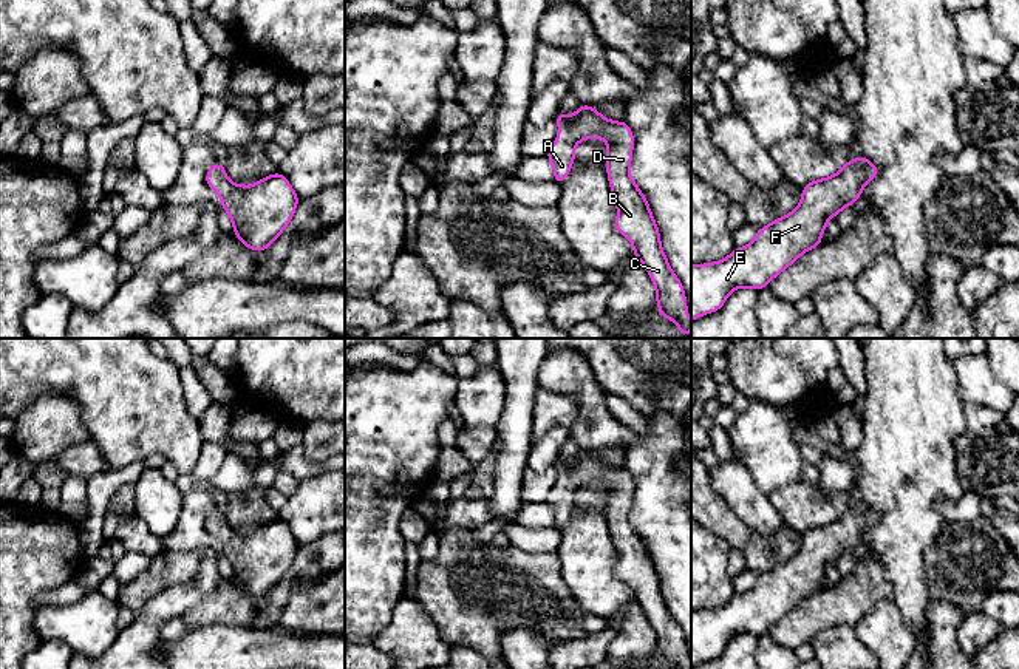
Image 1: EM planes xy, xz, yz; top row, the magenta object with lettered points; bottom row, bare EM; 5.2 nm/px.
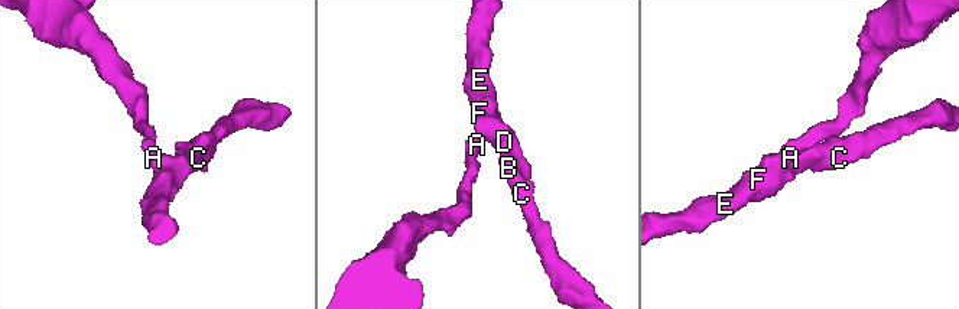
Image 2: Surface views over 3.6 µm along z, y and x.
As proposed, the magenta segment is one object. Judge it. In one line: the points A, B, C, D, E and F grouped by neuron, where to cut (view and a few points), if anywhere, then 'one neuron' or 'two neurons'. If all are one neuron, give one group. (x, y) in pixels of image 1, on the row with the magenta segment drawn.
A B C D E F | no cut | one neuron

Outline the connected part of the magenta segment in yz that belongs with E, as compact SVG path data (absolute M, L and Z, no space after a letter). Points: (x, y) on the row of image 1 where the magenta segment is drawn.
M867 158L847 161L843 168L803 187L798 207L758 229L755 239L716 263L691 266L691 321L719 311L739 287L761 290L804 252L823 244L827 221L855 204L863 187L878 175Z

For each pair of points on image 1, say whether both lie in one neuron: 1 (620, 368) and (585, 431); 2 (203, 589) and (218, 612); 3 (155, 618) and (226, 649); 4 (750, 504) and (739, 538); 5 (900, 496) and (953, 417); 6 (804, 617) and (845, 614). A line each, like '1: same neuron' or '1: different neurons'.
1: different neurons
2: different neurons
3: different neurons
4: different neurons
5: same neuron
6: same neuron

